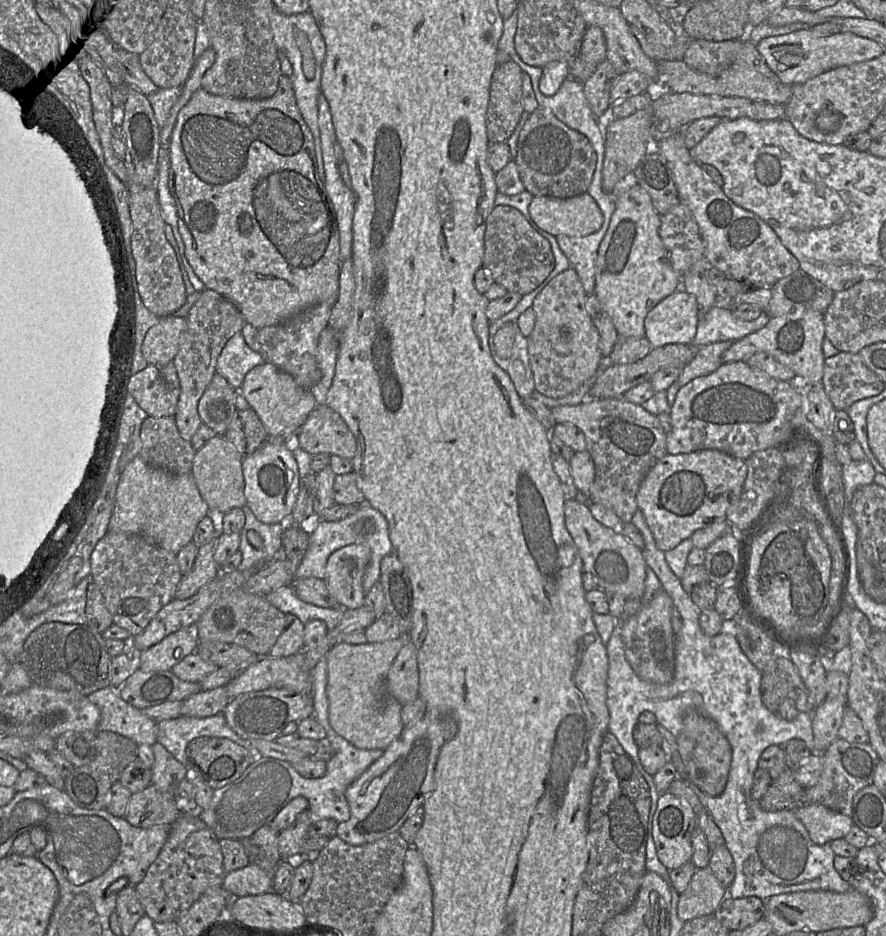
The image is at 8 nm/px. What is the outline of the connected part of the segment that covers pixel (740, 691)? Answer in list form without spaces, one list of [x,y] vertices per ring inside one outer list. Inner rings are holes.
[[[640,510],[635,512],[631,522],[644,539],[642,552],[647,564],[645,590],[639,600],[626,599],[624,612],[616,620],[612,635],[606,643],[609,731],[634,761],[643,767],[638,755],[639,747],[633,738],[634,728],[642,712],[649,711],[655,715],[655,724],[664,738],[662,749],[669,761],[672,752],[677,749],[676,737],[683,729],[683,712],[686,709],[693,709],[718,724],[732,750],[731,767],[724,792],[713,797],[702,792],[692,782],[686,783],[713,818],[724,838],[724,846],[732,855],[735,877],[727,888],[727,897],[757,897],[762,900],[794,892],[848,891],[850,884],[835,869],[836,855],[830,845],[815,844],[794,811],[766,812],[751,793],[760,756],[769,746],[783,746],[792,739],[798,739],[813,751],[812,714],[799,712],[794,720],[787,721],[768,710],[761,699],[761,671],[743,653],[736,637],[732,633],[722,632],[708,636],[701,630],[699,619],[702,610],[694,603],[680,581],[688,565],[689,552],[694,547],[692,539],[687,538],[674,549],[664,552],[657,547]],[[662,589],[671,597],[678,612],[674,608],[671,619],[675,634],[674,678],[669,684],[658,685],[644,681],[635,674],[626,659],[621,632],[623,622],[648,604]]]

